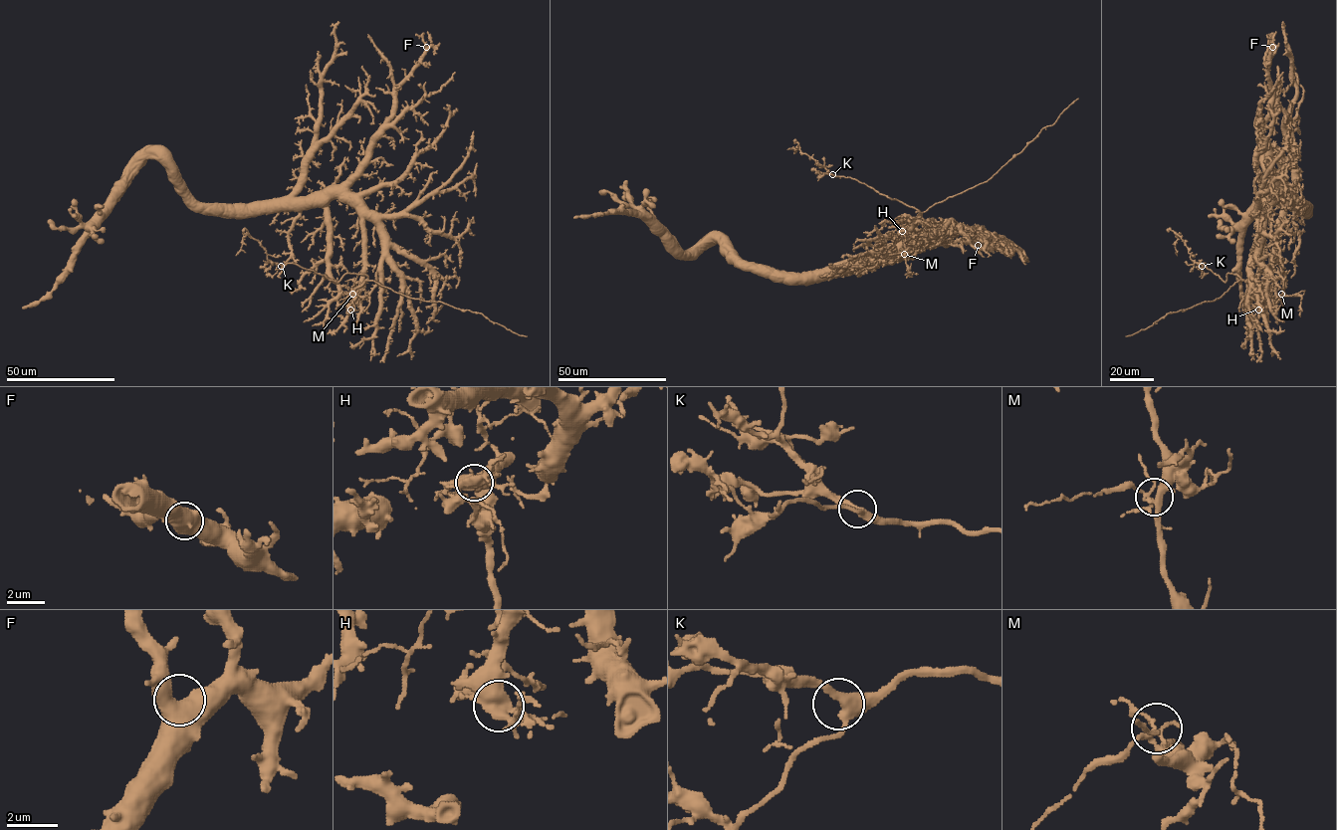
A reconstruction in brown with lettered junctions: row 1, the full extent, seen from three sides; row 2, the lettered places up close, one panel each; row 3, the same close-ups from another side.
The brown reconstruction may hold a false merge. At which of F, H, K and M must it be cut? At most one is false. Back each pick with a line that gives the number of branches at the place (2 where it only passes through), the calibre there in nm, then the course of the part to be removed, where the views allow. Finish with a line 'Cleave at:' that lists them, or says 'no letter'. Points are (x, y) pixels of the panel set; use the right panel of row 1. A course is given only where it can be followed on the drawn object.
H: Branches: 7. Thickness 460 nm. Course of the part to remove: (1258, 310), (1264, 297), (1249, 290), (1244, 281), (1238, 281), (1214, 301), (1168, 312), (1145, 329), (1126, 336)
Cleave at: H

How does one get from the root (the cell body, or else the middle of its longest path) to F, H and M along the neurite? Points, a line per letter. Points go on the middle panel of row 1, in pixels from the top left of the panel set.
F: (725, 236), (751, 268), (796, 275), (843, 263), (886, 260), (928, 235), (978, 245)
H: (725, 236), (739, 257), (751, 268), (800, 275), (847, 260), (872, 259), (883, 240), (902, 231)
M: (725, 236), (751, 268), (785, 274), (800, 275), (847, 260), (872, 259), (883, 240), (901, 231), (904, 254)

